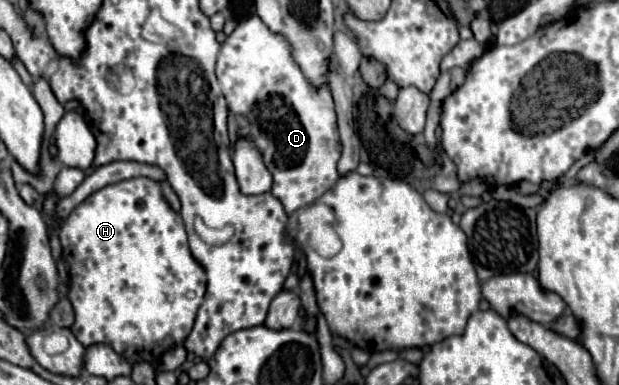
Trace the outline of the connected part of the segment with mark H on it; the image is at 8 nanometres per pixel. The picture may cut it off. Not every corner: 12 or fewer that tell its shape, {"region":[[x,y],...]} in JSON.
{"region":[[149,177],[59,229],[73,335],[161,363],[207,275]]}

